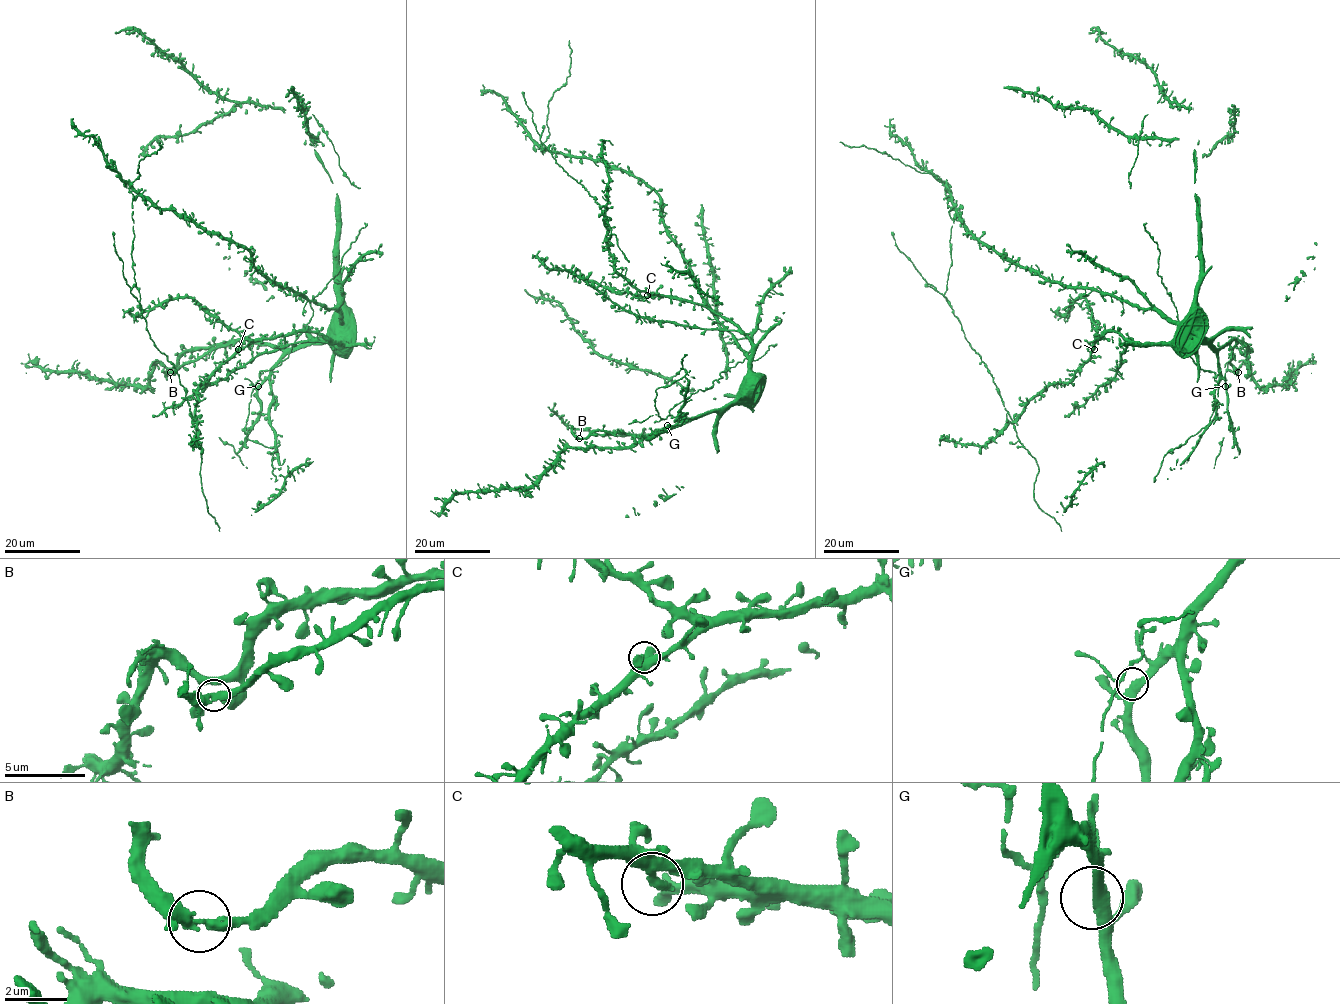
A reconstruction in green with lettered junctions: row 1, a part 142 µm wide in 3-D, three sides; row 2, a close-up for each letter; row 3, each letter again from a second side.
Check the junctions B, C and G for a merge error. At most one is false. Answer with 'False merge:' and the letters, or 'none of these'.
False merge: none of these

